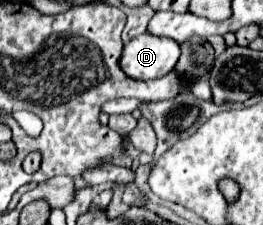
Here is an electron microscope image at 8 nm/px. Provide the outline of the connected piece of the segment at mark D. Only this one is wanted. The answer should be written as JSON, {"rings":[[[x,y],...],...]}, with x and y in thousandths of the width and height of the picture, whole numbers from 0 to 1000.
{"rings":[[[532,151],[494,178],[456,249],[471,329],[517,356],[586,356],[646,329],[677,276],[684,204],[646,169]]]}

